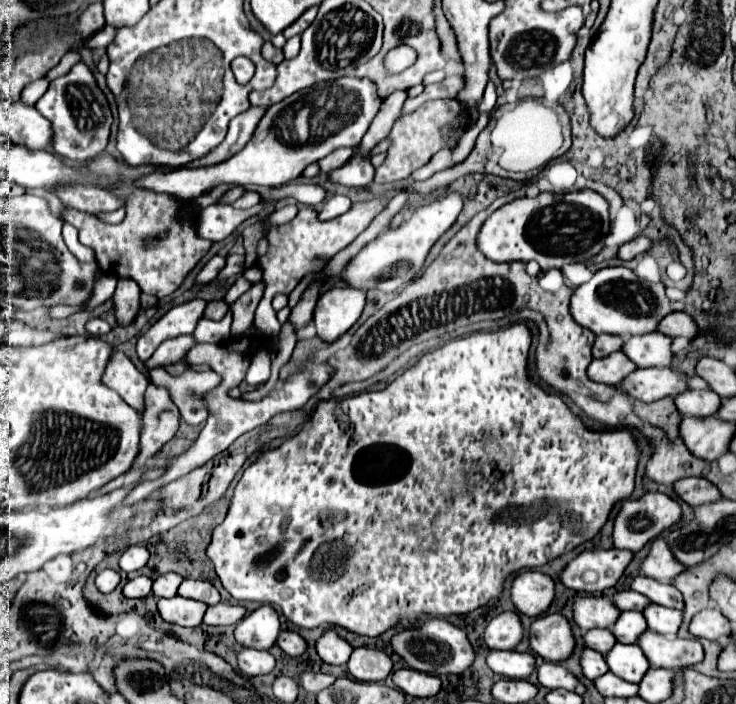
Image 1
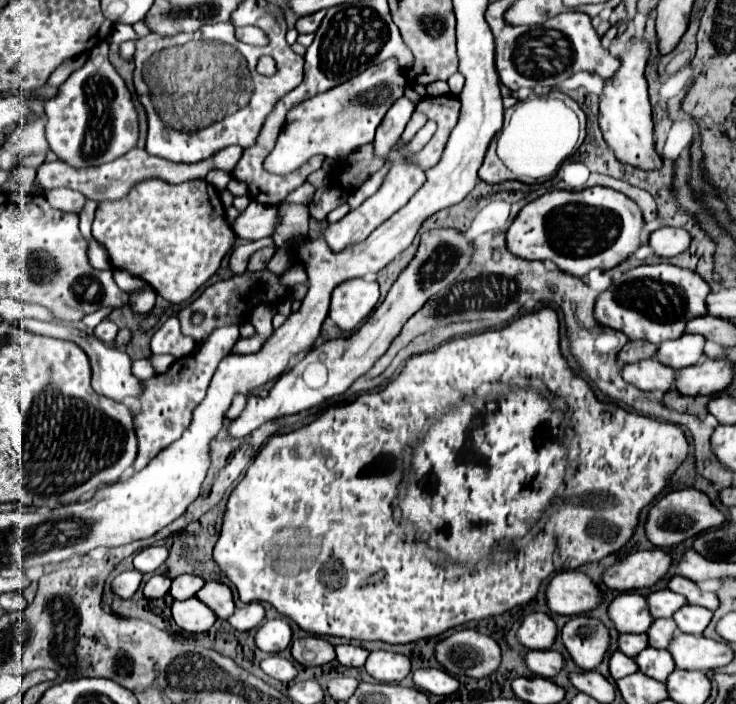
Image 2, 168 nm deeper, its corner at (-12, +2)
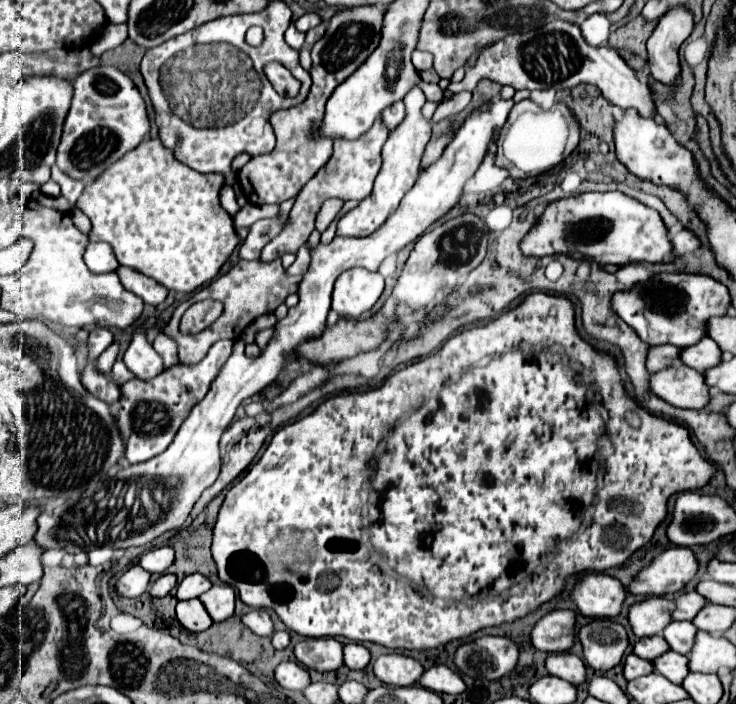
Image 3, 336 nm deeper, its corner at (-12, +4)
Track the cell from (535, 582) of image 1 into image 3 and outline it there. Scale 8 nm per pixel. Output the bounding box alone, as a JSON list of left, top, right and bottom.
[572,574,628,618]

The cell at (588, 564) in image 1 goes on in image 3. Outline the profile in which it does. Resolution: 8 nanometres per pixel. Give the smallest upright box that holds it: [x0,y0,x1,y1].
[628,548,698,596]

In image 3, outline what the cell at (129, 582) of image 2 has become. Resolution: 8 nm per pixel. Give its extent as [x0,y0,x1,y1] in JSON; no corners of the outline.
[116,564,152,598]

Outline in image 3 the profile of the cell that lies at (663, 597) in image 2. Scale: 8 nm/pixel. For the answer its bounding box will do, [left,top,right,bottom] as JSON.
[674,592,706,620]

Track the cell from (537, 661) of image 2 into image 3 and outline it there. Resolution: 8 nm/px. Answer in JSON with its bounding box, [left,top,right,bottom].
[546,652,586,686]

